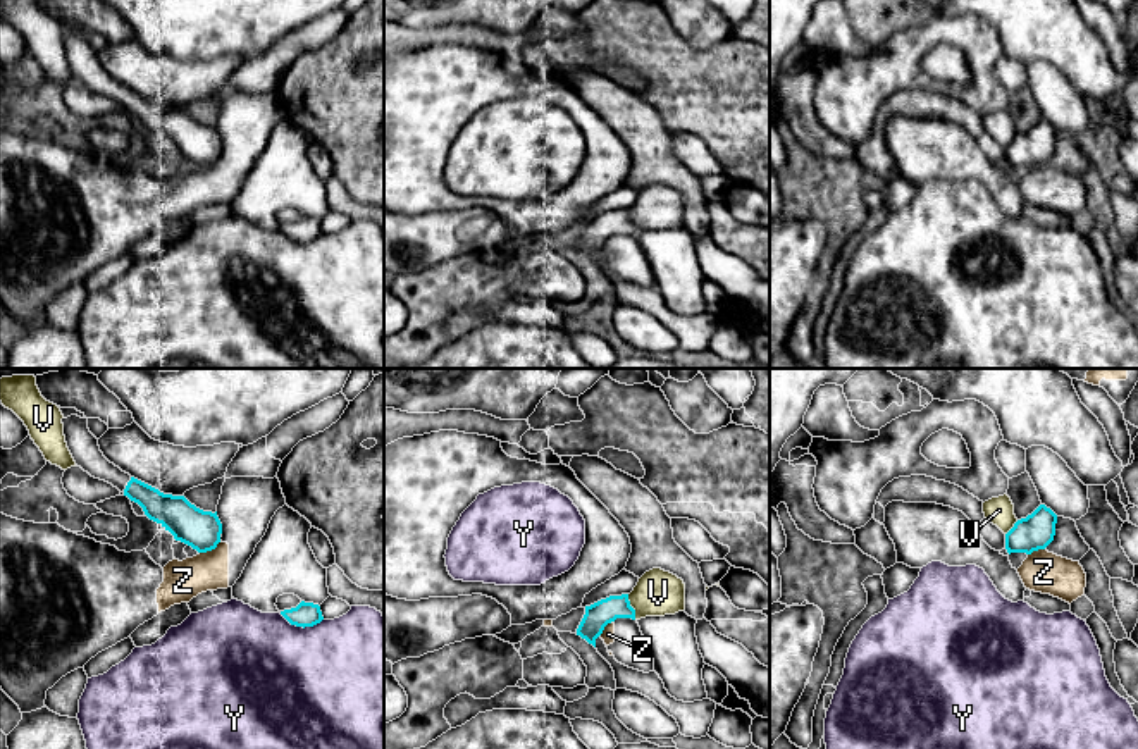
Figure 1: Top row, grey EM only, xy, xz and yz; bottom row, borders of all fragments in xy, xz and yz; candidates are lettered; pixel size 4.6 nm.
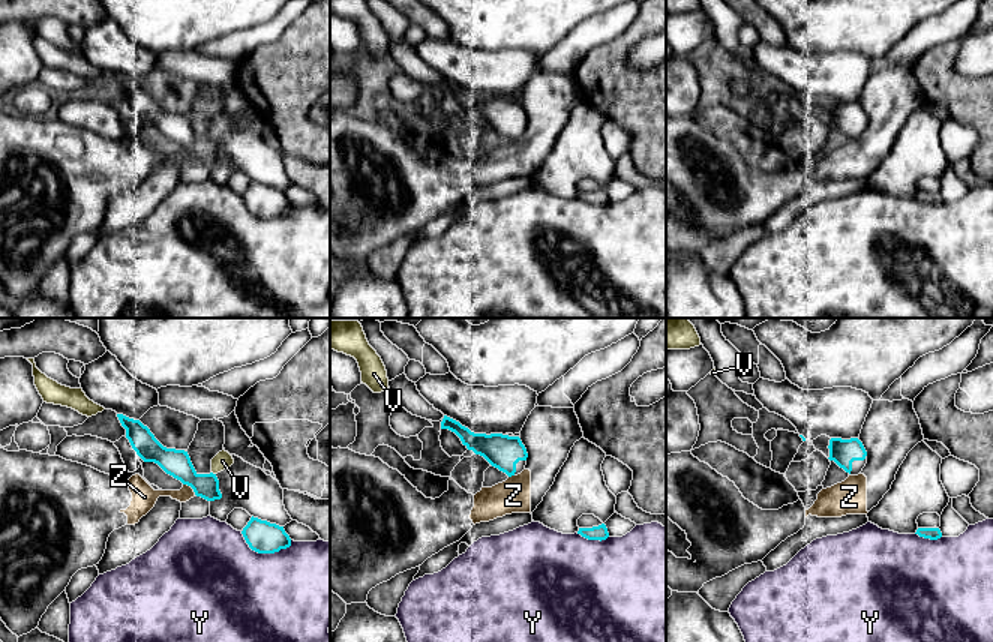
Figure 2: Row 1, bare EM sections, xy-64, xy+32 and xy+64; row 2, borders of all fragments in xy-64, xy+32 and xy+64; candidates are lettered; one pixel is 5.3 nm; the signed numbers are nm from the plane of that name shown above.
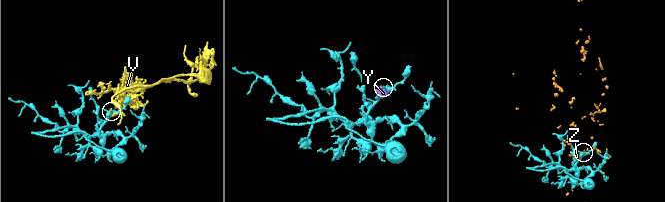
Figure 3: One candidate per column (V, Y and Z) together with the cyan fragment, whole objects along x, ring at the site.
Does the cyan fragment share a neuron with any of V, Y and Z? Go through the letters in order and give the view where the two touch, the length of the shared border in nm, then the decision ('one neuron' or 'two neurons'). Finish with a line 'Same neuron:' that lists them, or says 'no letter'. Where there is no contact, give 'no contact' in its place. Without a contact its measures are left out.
V: contact in xz; length 130 nm; two neurons
Y: contact in xy; length 220 nm; two neurons
Z: contact in xy; length 120 nm; two neurons
Same neuron: no letter

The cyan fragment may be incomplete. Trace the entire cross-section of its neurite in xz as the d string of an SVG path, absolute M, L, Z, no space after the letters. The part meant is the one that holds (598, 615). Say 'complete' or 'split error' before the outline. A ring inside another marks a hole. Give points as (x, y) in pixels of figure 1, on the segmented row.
split error; M628 594L609 596L585 606L585 615L577 628L577 635L592 644L611 665L616 689L639 692L654 701L677 720L682 735L694 739L706 737L714 718L716 703L708 697L694 703L677 701L668 694L663 680L654 670L644 673L618 663L615 656L608 653L608 647L601 639L604 627L616 618L635 620L635 610L630 606Z

